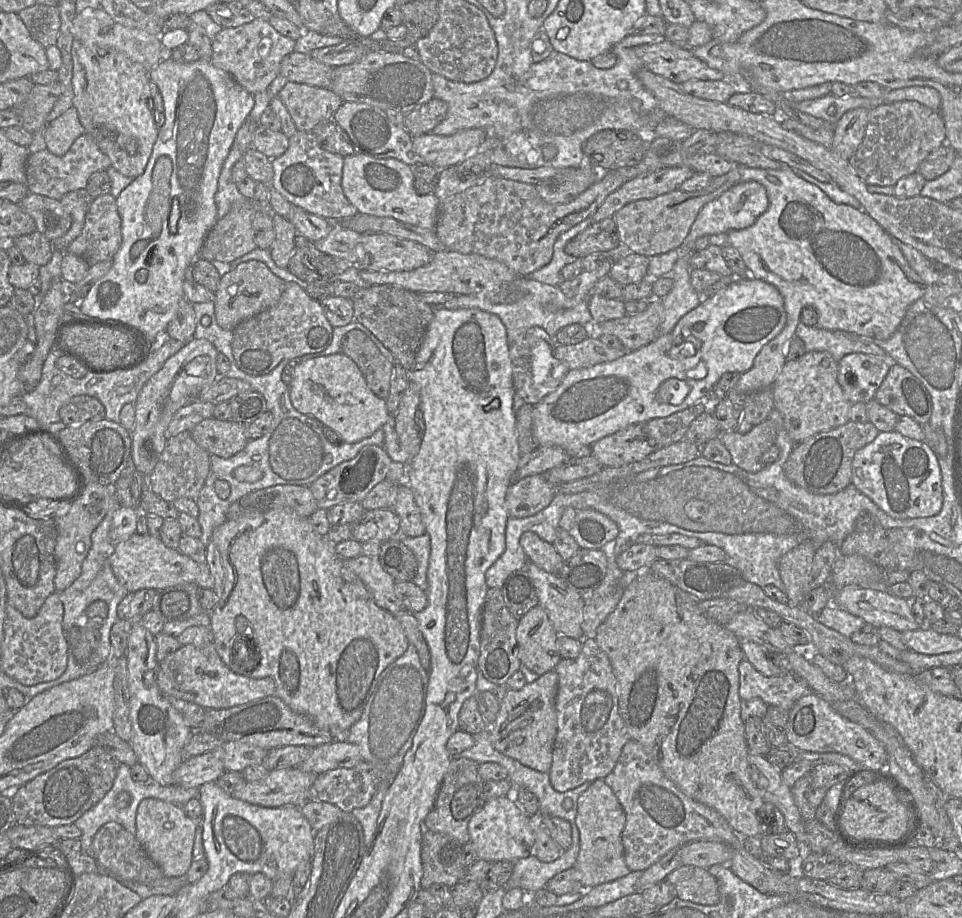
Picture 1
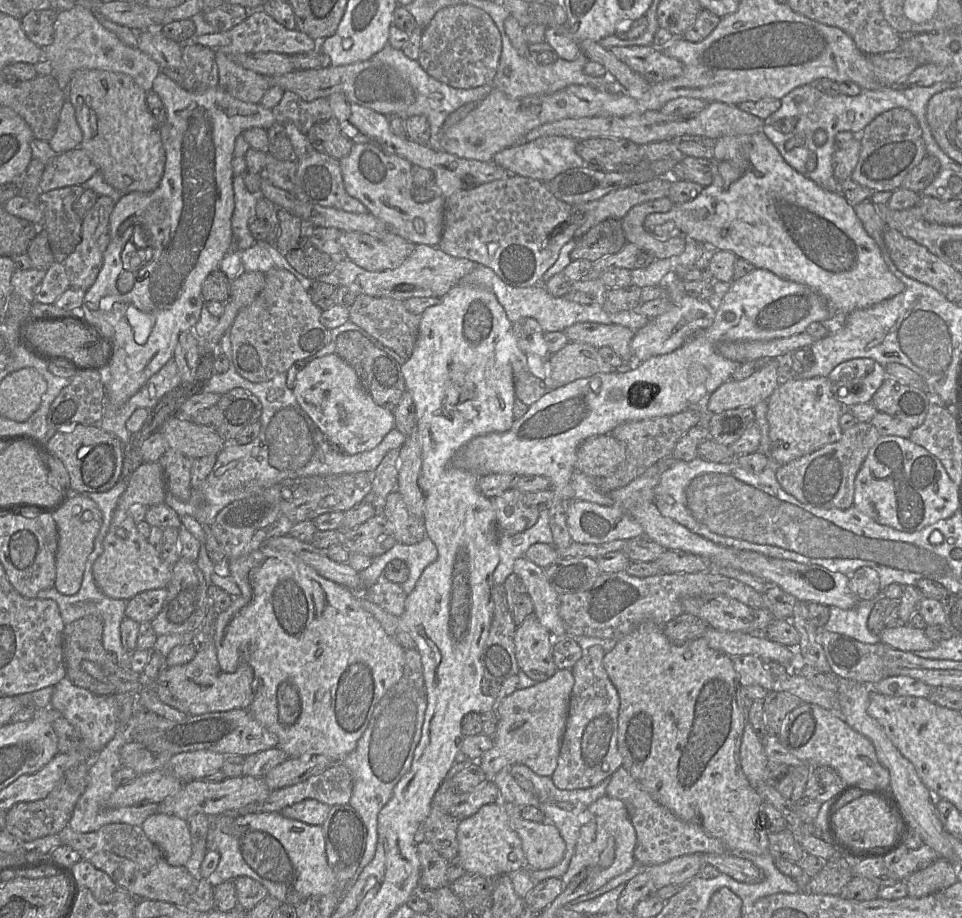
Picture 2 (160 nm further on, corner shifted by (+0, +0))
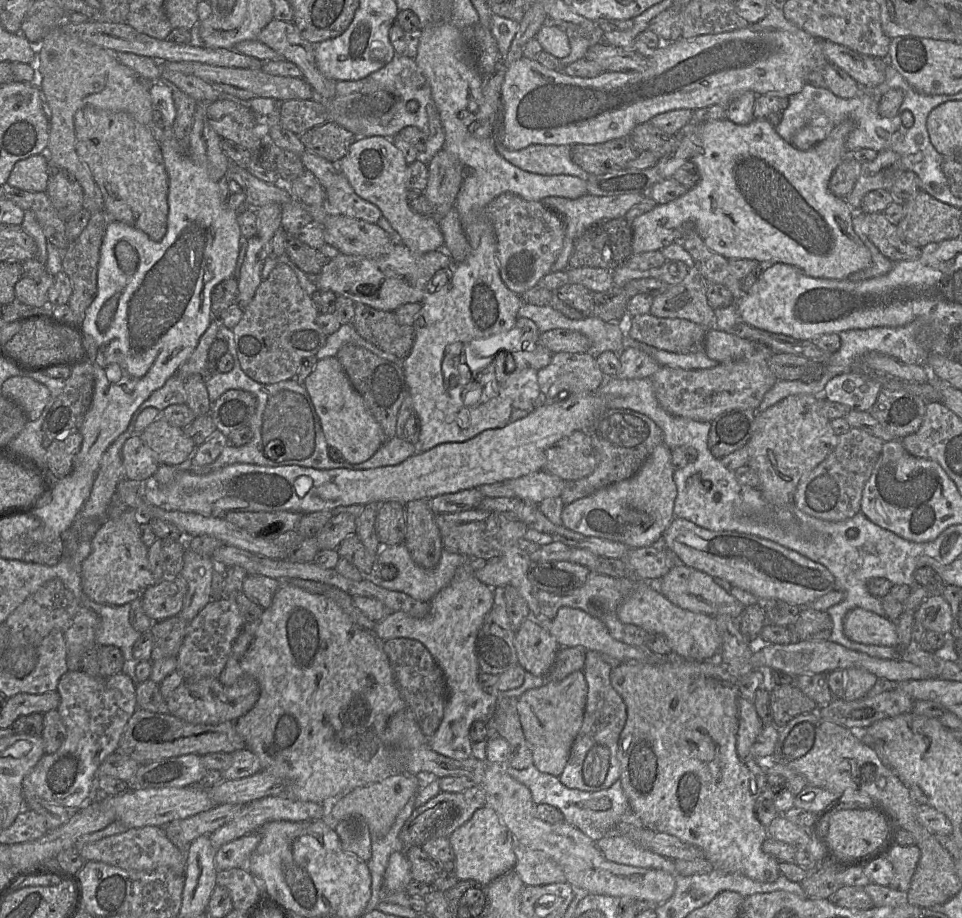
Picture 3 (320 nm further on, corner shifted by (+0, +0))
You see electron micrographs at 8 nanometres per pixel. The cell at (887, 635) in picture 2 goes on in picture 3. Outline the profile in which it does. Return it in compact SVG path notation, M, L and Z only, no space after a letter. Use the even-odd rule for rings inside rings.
M862 608L849 611L844 618L843 632L847 638L857 643L899 650L896 623L872 611Z

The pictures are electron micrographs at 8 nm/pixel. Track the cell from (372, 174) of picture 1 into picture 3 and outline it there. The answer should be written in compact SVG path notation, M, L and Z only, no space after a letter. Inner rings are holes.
M370 136L356 138L347 154L337 163L352 186L355 193L376 205L395 230L396 241L402 242L410 250L427 253L444 247L444 236L439 219L414 212L407 202L407 170L402 152L394 145L391 138Z

